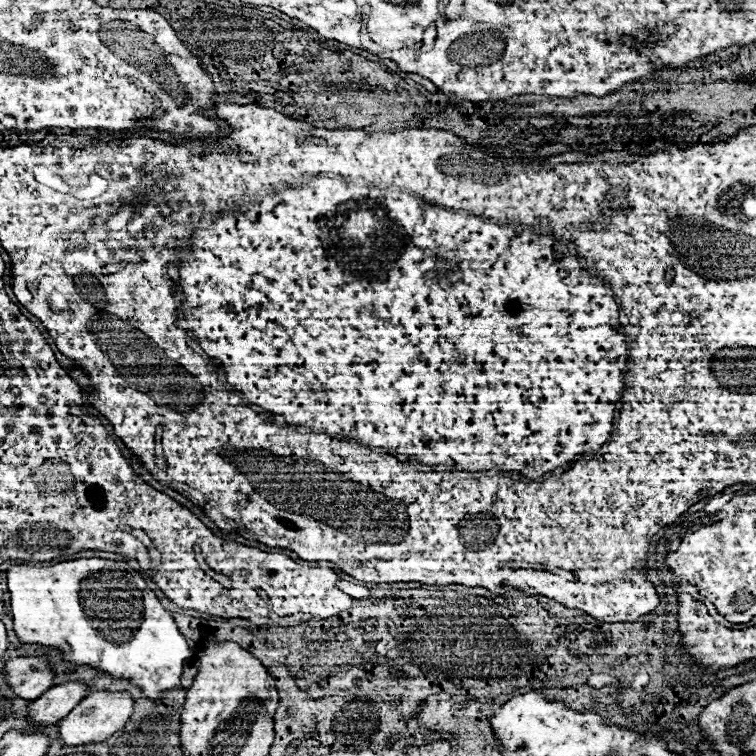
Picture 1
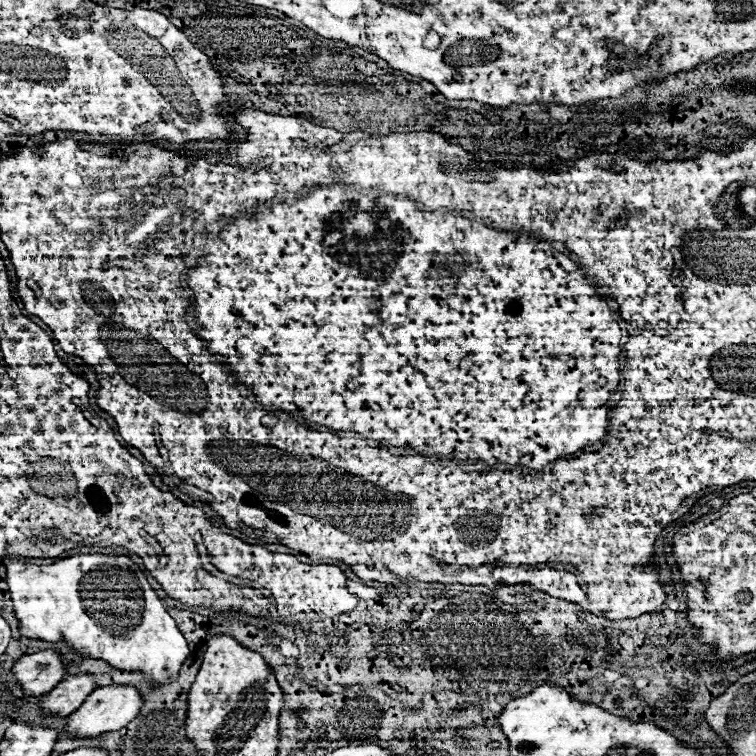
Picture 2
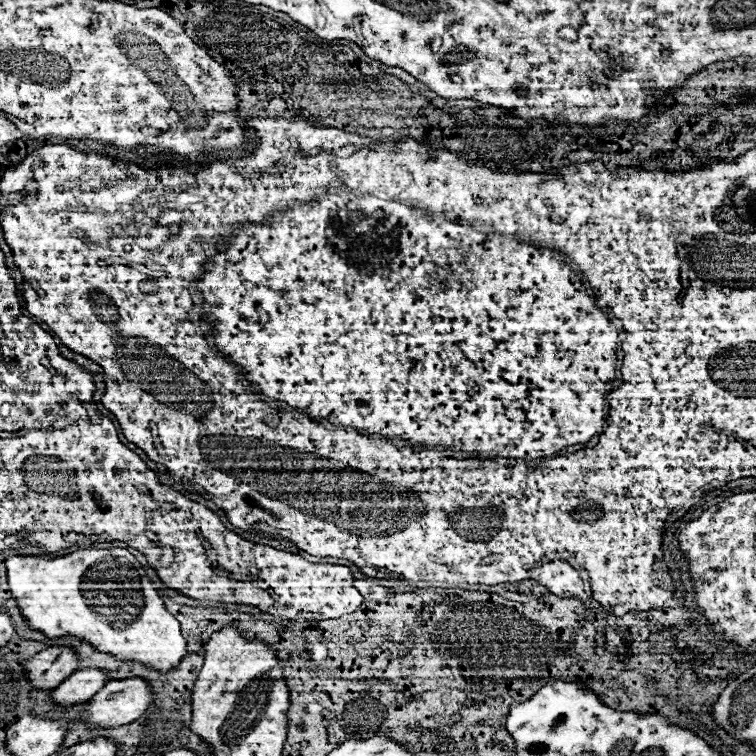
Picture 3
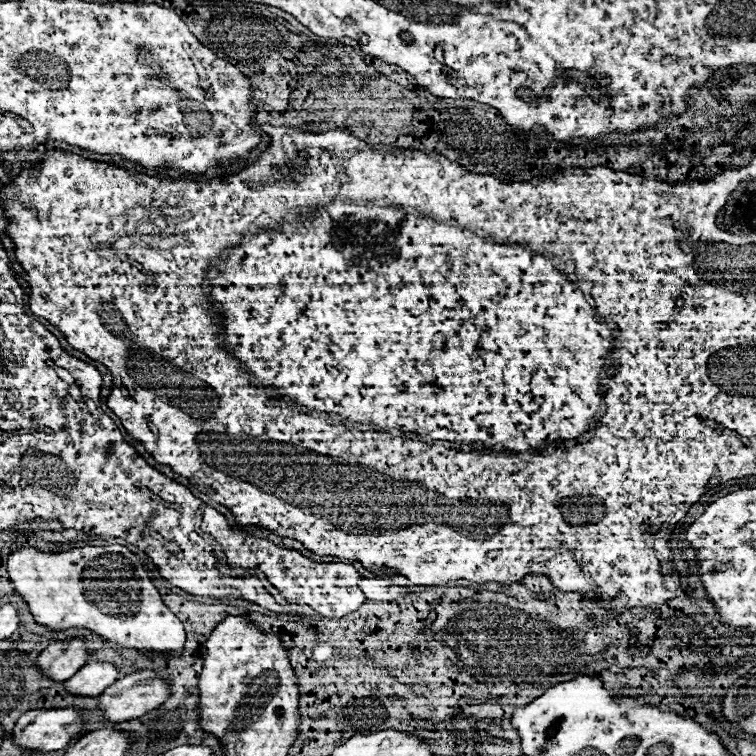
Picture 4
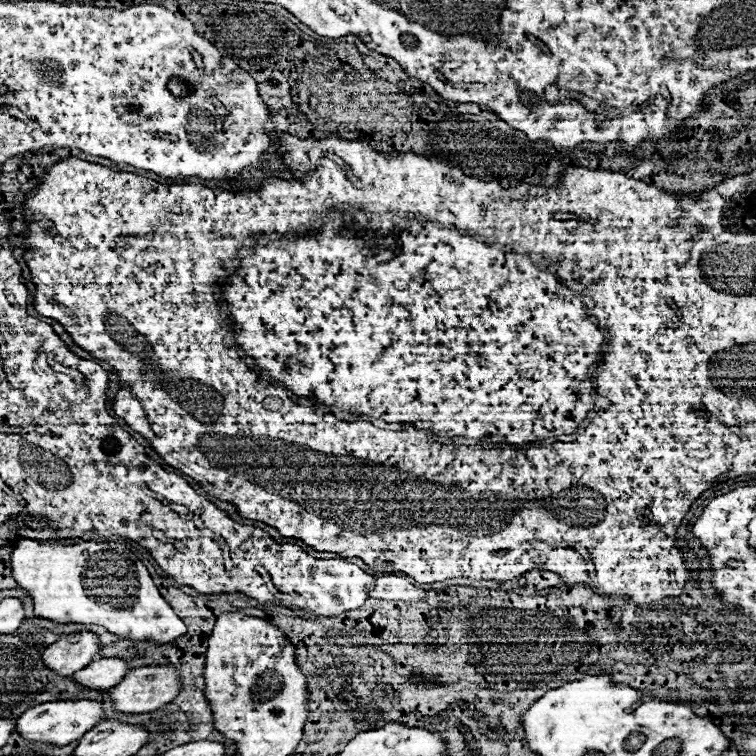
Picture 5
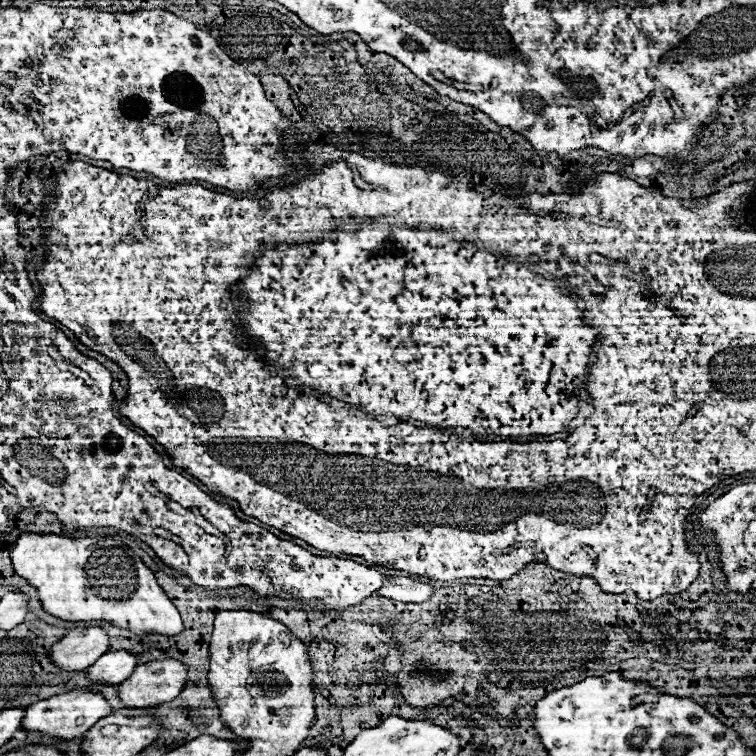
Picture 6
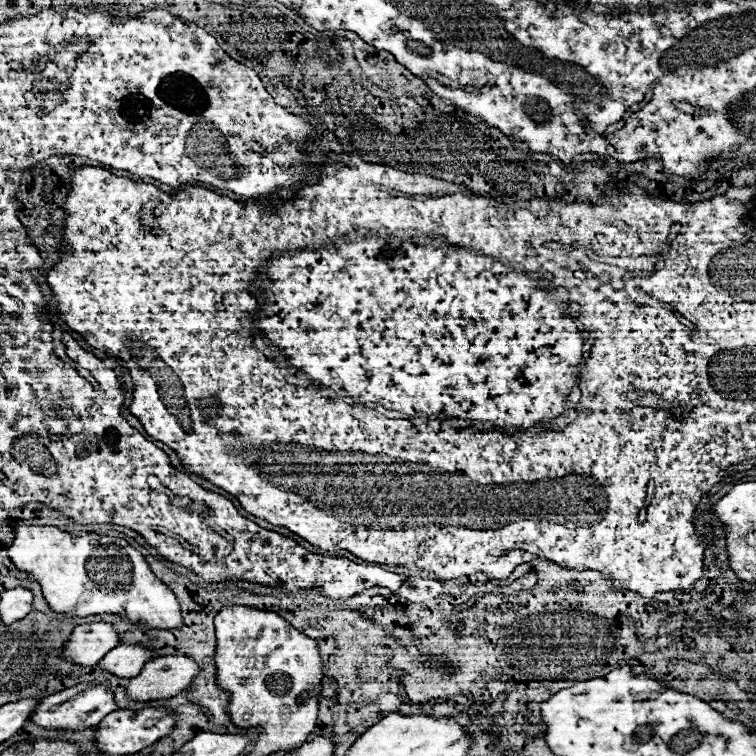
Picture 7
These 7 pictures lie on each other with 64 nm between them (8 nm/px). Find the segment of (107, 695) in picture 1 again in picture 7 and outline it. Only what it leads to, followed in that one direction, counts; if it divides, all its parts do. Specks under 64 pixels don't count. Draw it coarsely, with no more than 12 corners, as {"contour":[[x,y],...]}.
{"contour":[[162,656],[130,678],[136,702],[172,698],[196,676],[190,656]]}

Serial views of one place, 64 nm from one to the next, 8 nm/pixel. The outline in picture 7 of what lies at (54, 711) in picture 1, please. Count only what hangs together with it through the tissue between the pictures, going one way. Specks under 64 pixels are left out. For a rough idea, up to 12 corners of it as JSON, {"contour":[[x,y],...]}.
{"contour":[[116,646],[98,666],[132,678],[154,658],[146,646]]}

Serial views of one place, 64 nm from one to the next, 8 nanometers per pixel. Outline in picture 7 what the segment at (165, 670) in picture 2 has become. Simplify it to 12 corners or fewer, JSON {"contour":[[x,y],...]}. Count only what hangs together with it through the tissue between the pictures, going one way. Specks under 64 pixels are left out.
{"contour":[[18,520],[8,558],[54,612],[182,626],[124,538]]}

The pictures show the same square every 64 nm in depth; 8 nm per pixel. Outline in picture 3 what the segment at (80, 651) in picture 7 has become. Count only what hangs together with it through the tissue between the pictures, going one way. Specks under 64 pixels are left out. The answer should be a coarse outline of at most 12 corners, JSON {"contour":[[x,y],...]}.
{"contour":[[50,646],[24,670],[36,688],[56,688],[78,670],[70,646]]}

